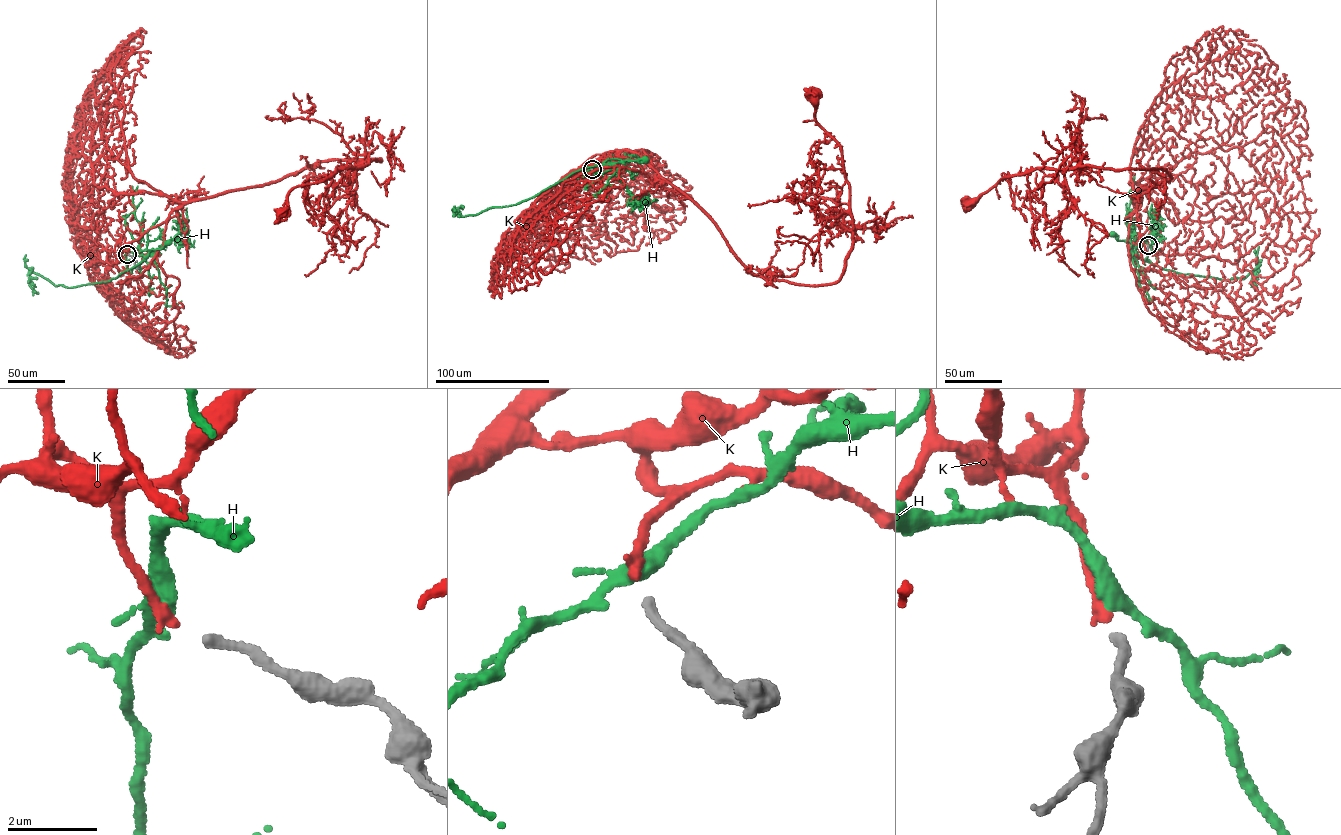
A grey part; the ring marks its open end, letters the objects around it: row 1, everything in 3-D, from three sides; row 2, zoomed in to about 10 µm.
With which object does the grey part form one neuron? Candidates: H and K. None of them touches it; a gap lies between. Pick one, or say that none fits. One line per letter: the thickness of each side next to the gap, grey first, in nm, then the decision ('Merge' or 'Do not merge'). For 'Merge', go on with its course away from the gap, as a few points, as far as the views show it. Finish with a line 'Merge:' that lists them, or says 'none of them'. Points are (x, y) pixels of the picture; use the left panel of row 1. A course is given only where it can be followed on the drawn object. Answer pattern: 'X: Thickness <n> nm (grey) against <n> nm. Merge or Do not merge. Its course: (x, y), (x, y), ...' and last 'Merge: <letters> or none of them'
H: Thickness 200 nm (grey) against 280 nm. Do not merge
K: Thickness 200 nm (grey) against 240 nm. Merge. Its course: (127, 254), (122, 245), (187, 203), (268, 184), (322, 162), (381, 159), (297, 186), (281, 212)
Merge: K

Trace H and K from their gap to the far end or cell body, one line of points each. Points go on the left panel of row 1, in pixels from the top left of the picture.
H: (127, 254), (161, 249), (168, 243)
K: (127, 254), (122, 245), (187, 203), (268, 184), (322, 162), (381, 159), (297, 186), (281, 212)

